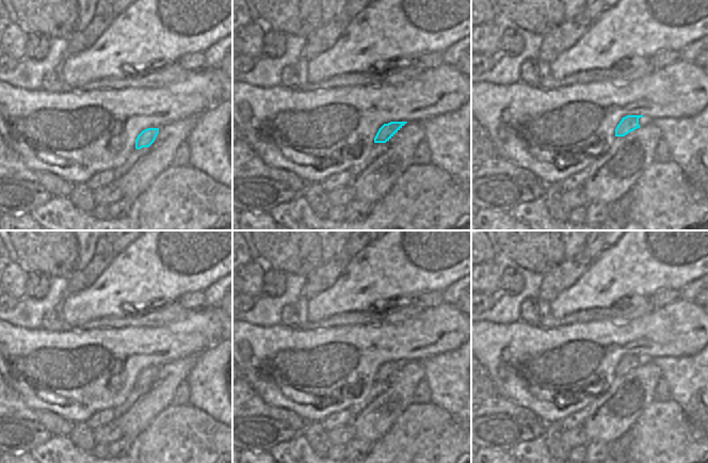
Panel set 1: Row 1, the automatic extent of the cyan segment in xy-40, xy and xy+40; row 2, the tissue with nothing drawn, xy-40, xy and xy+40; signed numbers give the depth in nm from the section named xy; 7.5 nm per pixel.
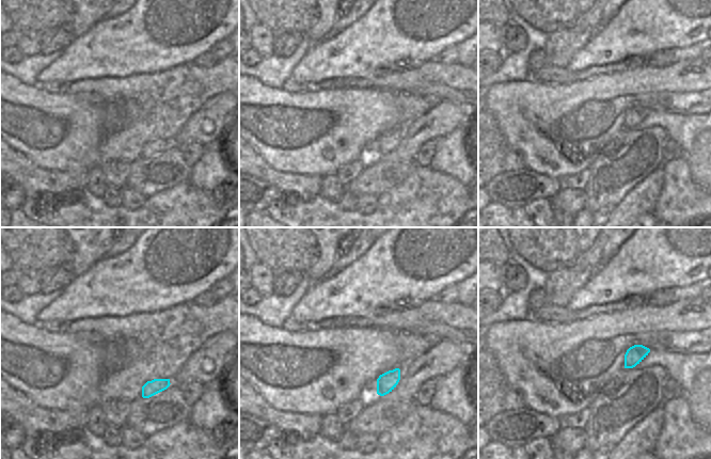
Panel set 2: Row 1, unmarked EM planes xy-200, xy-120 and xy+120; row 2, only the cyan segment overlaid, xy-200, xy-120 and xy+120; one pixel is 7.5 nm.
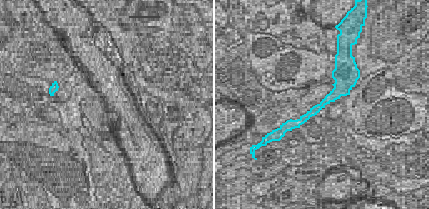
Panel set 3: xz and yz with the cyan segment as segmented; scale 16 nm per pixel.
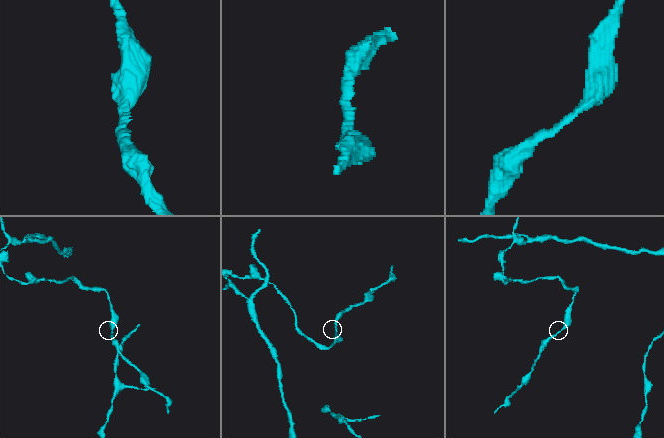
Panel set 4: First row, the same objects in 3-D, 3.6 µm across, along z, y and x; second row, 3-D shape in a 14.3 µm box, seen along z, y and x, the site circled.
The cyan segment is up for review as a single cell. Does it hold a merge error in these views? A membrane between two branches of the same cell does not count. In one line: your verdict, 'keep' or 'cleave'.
keep

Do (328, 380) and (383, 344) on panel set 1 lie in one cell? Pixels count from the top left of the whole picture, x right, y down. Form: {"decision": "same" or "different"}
{"decision": "same"}

